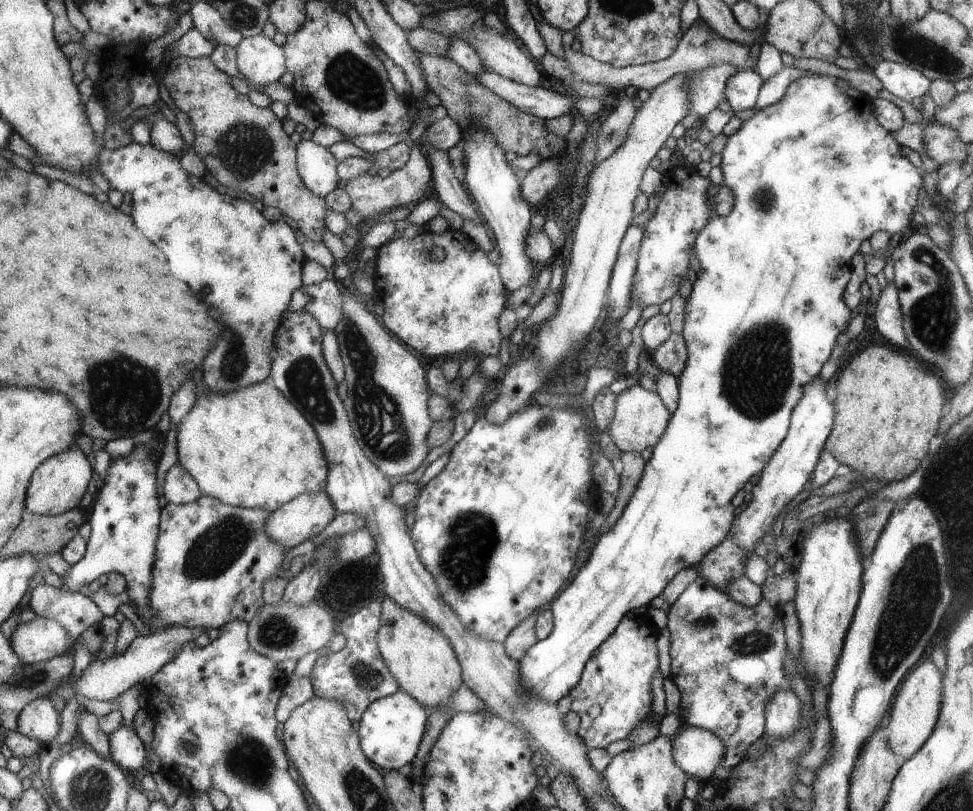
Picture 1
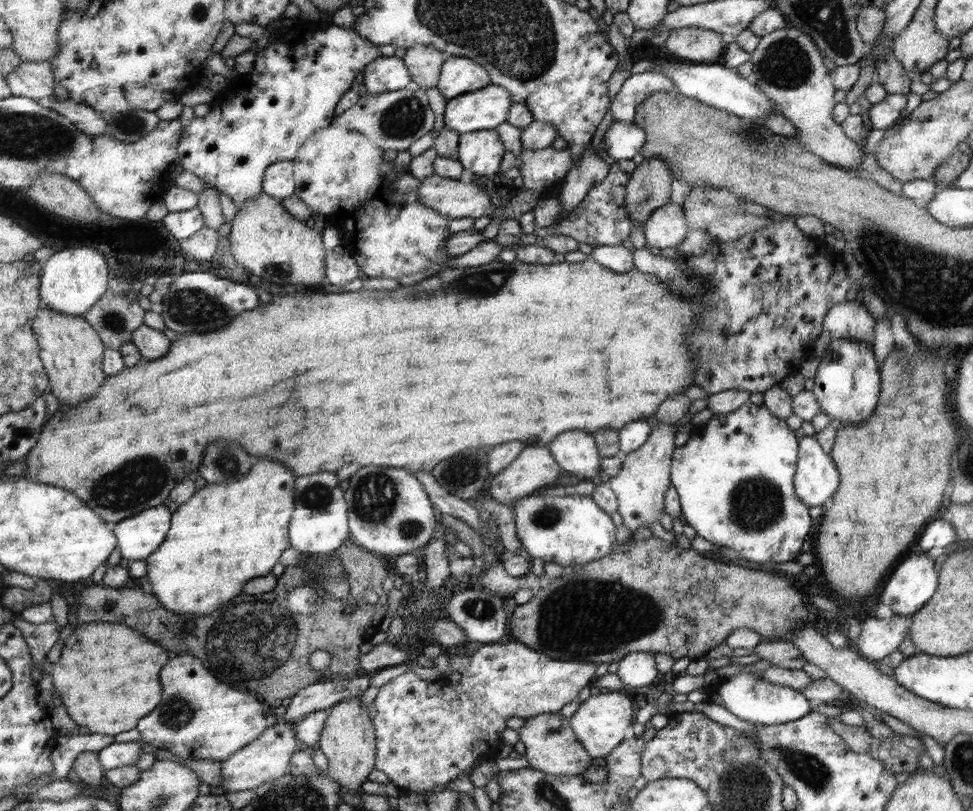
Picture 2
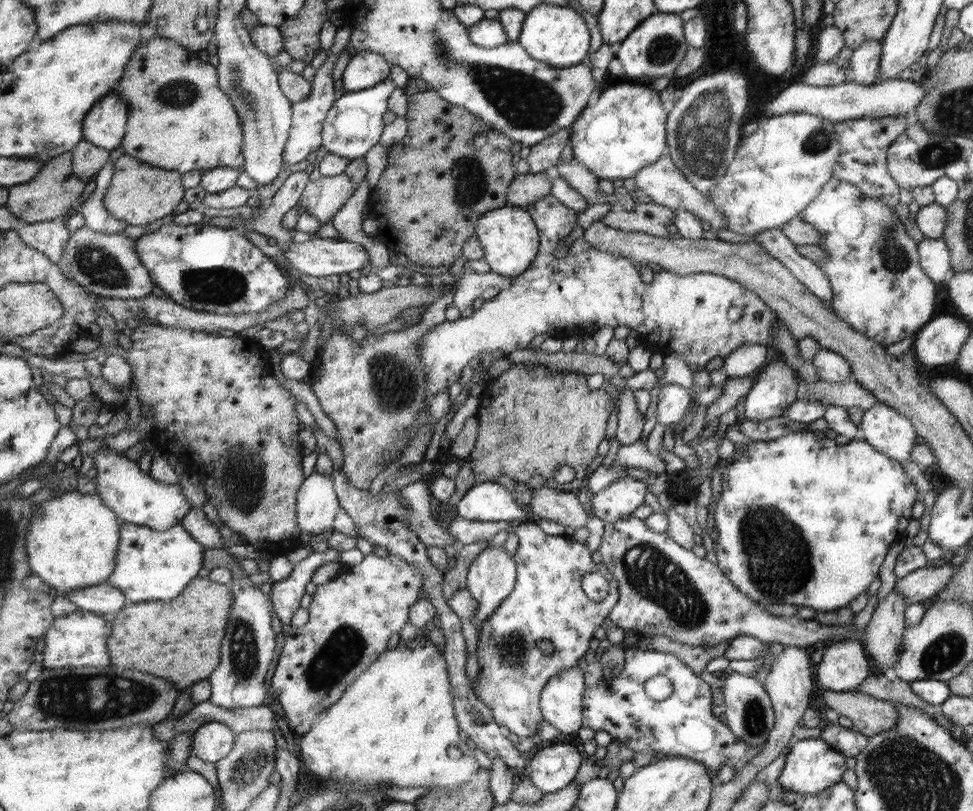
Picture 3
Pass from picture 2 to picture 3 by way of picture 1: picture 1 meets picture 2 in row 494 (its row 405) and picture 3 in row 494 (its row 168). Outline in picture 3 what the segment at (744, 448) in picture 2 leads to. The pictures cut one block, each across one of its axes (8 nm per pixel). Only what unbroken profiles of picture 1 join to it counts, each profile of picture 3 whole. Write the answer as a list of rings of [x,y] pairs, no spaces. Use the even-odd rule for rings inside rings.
[[[804,428],[793,430],[771,441],[750,441],[746,452],[737,460],[732,461],[724,469],[723,489],[720,499],[714,510],[714,526],[718,532],[718,545],[715,545],[718,562],[716,563],[733,584],[743,593],[761,604],[793,604],[799,607],[810,607],[815,611],[832,612],[833,610],[849,606],[854,596],[860,596],[864,590],[878,578],[884,556],[890,544],[905,534],[906,527],[910,524],[912,506],[916,502],[916,484],[904,472],[897,460],[888,458],[885,453],[880,453],[868,444],[863,438],[850,440],[848,444],[838,444],[822,431],[813,431]]]

